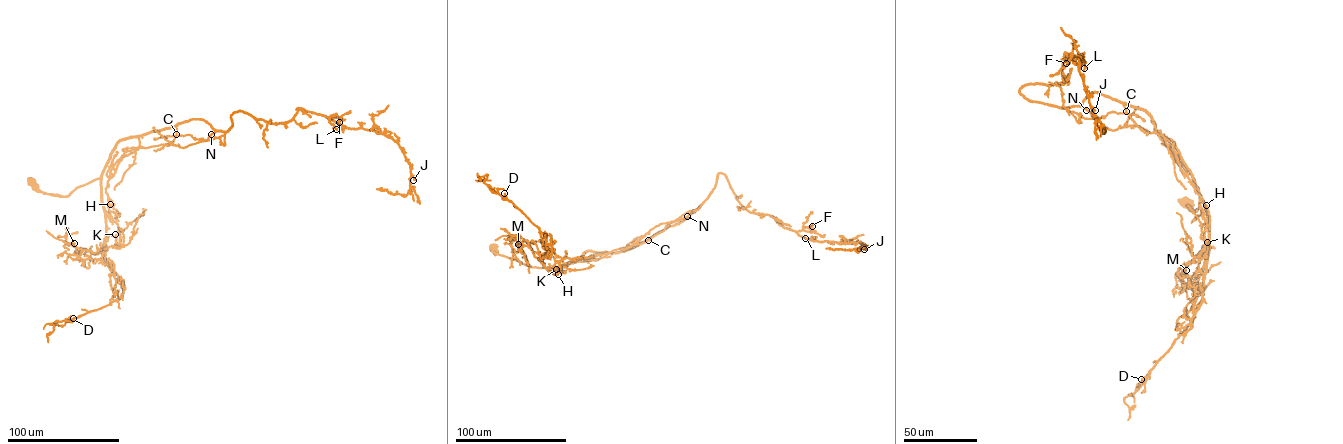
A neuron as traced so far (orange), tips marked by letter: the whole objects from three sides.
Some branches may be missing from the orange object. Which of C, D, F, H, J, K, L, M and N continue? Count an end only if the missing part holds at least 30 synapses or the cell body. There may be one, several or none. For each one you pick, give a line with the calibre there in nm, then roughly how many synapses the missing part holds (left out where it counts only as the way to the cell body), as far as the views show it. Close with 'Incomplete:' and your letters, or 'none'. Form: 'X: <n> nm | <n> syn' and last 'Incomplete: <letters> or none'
L: 280 nm | 100 syn
Incomplete: L

